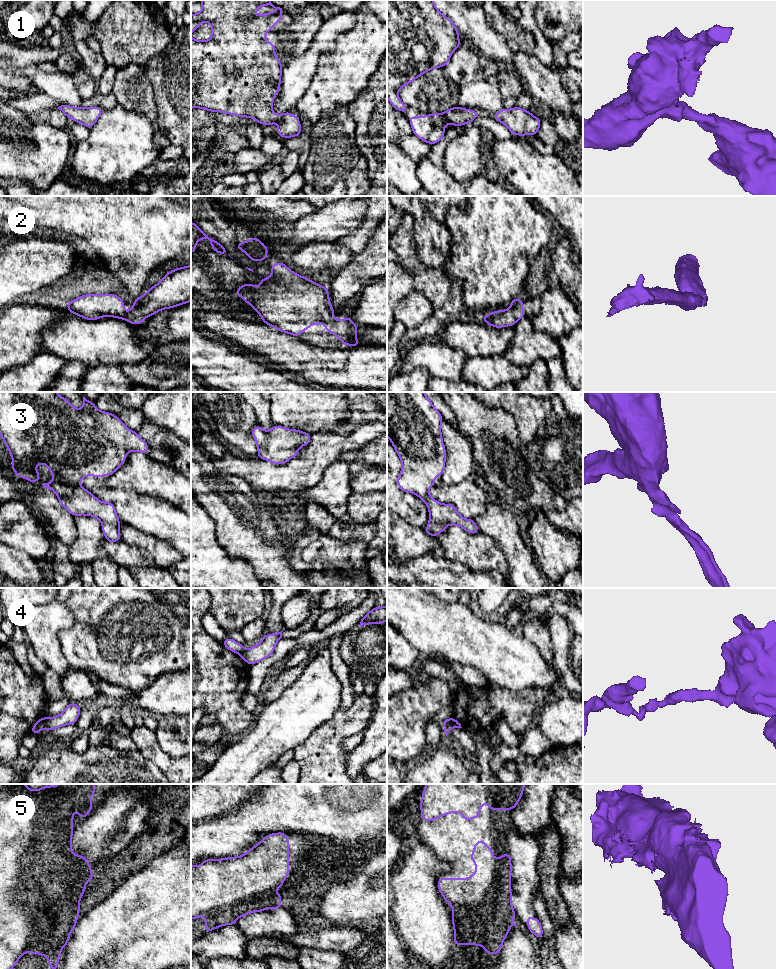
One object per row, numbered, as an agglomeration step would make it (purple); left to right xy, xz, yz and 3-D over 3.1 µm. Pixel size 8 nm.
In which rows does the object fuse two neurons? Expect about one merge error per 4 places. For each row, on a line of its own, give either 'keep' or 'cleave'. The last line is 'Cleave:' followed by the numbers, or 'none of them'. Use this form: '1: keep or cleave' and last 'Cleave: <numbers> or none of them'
1: keep
2: keep
3: keep
4: cleave
5: cleave
Cleave: 4, 5

